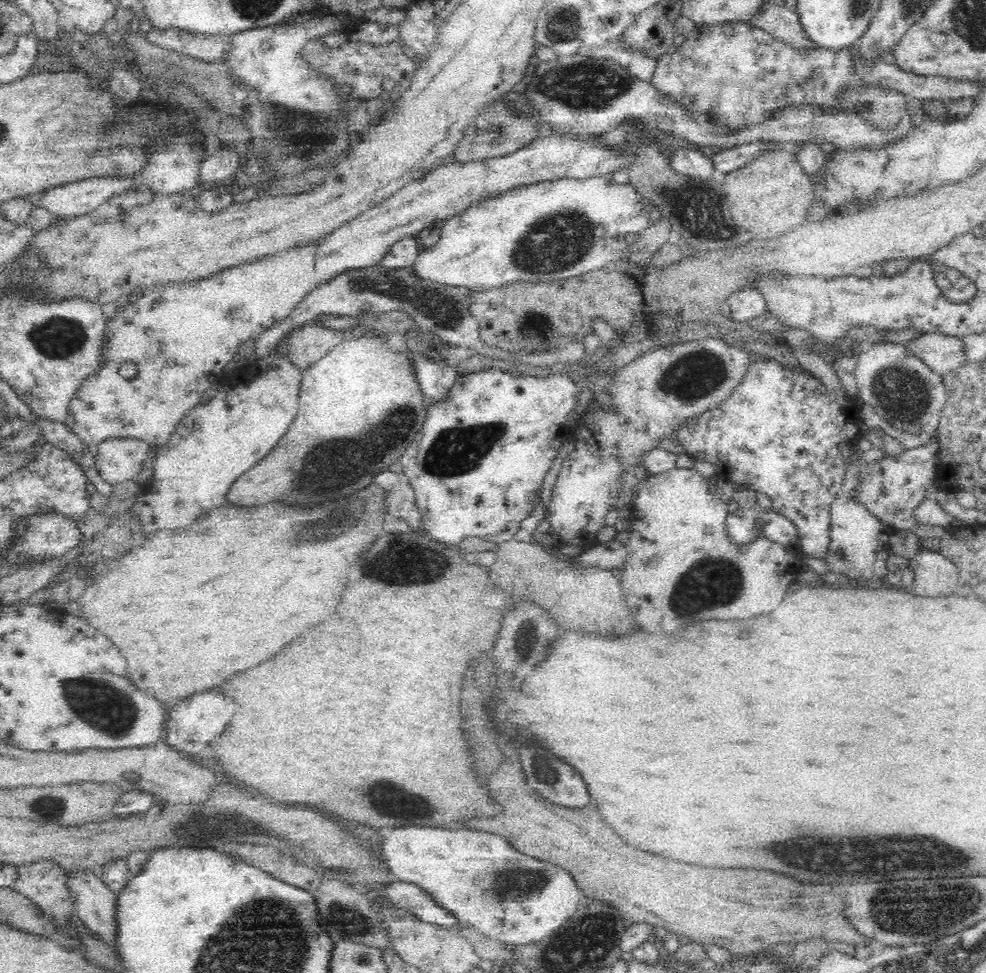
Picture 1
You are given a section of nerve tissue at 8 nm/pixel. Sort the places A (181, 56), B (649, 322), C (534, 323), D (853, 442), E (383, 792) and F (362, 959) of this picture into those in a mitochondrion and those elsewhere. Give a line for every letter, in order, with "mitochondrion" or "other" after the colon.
A: other
B: other
C: mitochondrion
D: other
E: mitochondrion
F: mitochondrion

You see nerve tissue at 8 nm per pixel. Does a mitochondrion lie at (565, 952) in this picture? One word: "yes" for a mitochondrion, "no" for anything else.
yes

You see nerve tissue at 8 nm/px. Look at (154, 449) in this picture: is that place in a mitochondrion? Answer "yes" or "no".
no

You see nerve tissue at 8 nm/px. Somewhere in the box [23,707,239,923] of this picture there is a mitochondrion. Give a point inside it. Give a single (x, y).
(45, 806)

